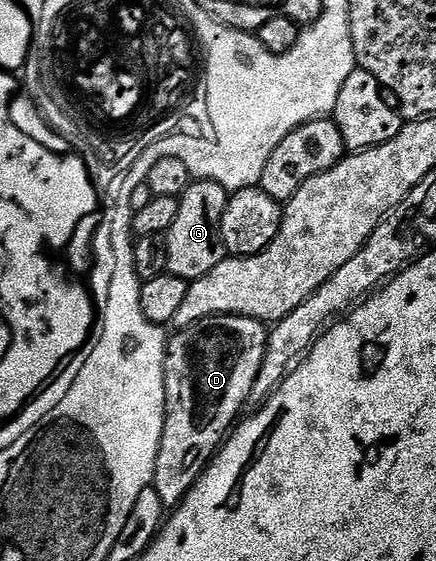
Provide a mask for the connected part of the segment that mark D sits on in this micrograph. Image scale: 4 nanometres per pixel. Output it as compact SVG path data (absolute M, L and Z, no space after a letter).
M214 315L187 327L183 331L175 331L167 341L167 356L165 357L165 401L167 412L165 413L165 425L161 433L161 445L157 453L157 465L155 466L155 482L153 484L157 497L161 497L164 508L174 509L183 502L183 499L193 489L193 485L201 476L208 463L215 458L217 448L226 440L229 432L236 426L240 418L239 410L248 406L247 398L253 389L253 381L257 381L257 373L261 373L261 361L265 361L265 349L267 348L268 328L261 321L241 317L240 315Z

